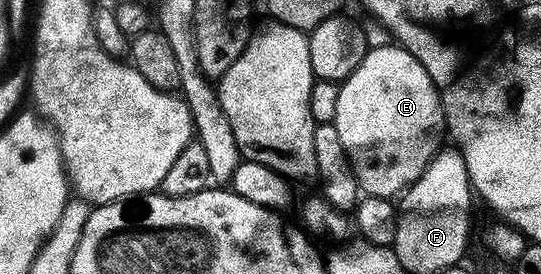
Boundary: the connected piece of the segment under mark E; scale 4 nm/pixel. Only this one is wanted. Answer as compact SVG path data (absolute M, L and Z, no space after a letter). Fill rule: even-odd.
M374 45L367 56L363 56L363 64L351 72L346 82L340 83L338 108L332 123L339 132L339 140L343 140L358 187L368 197L393 200L409 189L409 185L425 171L425 165L434 154L442 149L441 134L443 138L446 129L441 97L431 76L427 76L427 68L423 68L423 64L419 64L419 60L415 60L415 56L402 46L388 45Z

